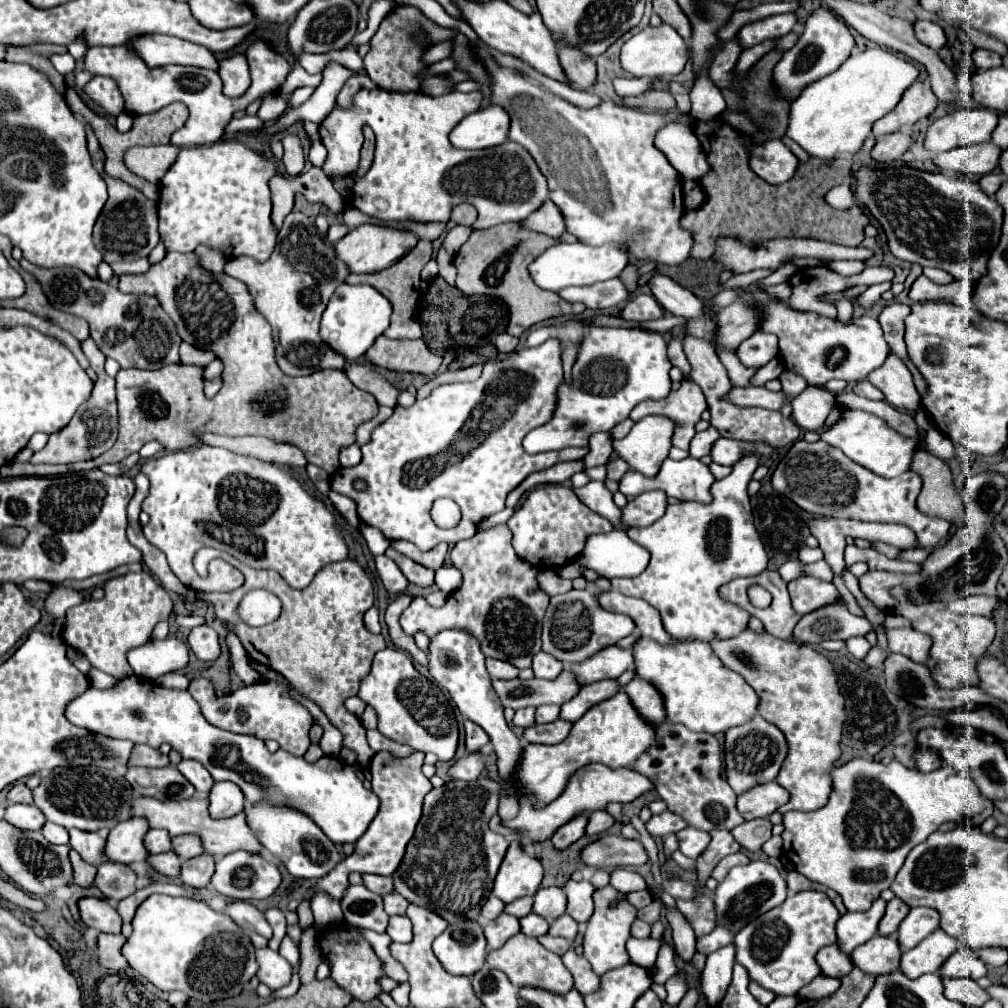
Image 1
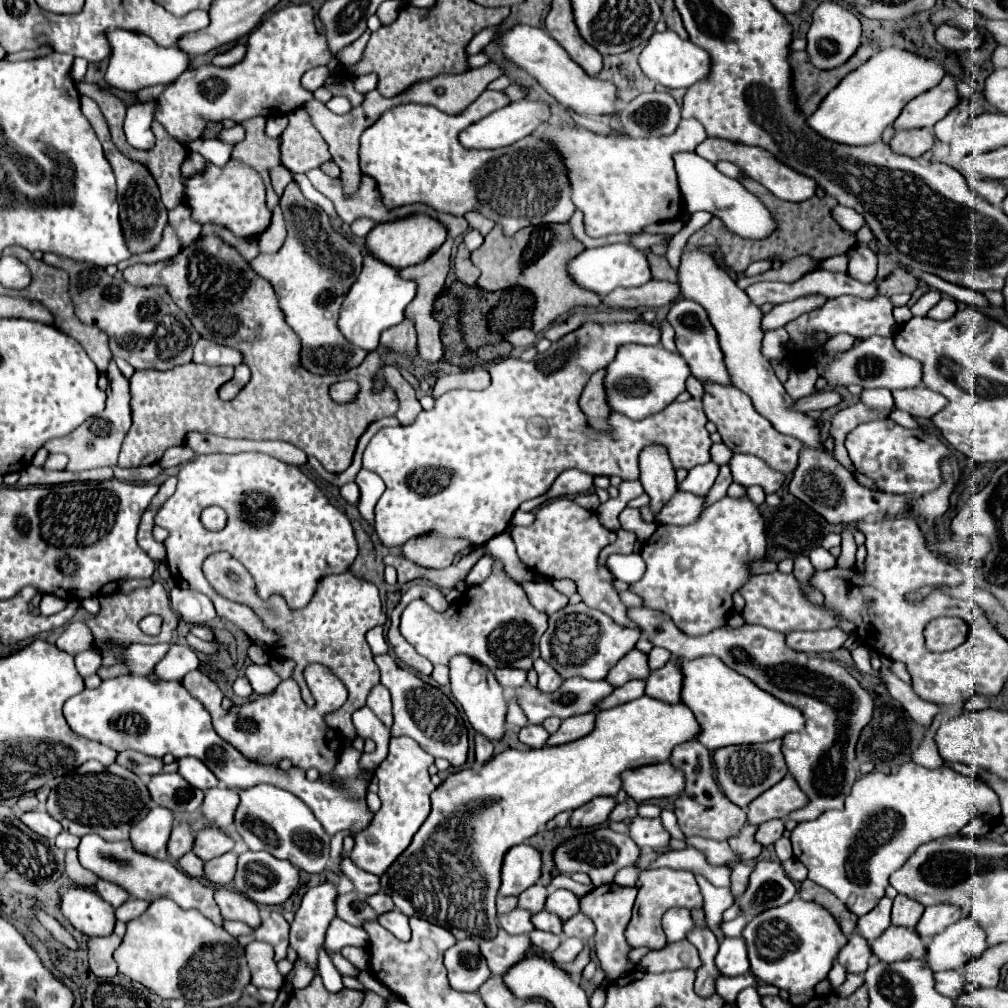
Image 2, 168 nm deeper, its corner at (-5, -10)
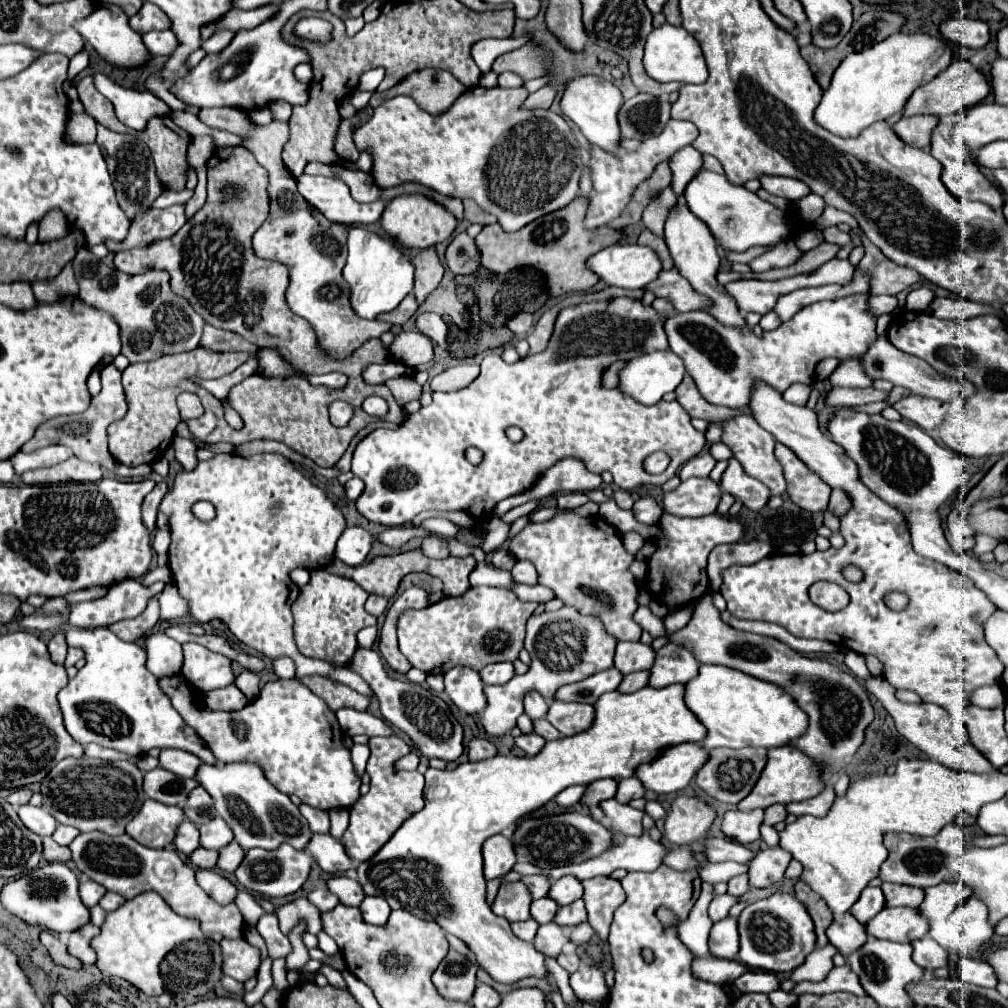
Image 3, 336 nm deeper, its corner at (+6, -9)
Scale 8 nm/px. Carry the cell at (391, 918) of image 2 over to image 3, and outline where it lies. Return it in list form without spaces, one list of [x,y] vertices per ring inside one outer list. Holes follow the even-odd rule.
[[[365,897],[359,909],[363,919],[373,925],[385,925],[391,913],[391,907],[385,903],[385,899],[377,899],[377,897]]]

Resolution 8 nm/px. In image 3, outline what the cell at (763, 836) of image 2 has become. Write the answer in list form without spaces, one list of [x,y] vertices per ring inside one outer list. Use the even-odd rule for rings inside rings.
[[[781,803],[769,805],[765,809],[765,823],[767,825],[777,825],[779,821],[785,821],[785,817],[787,817],[787,811],[785,811],[785,805],[781,805]]]

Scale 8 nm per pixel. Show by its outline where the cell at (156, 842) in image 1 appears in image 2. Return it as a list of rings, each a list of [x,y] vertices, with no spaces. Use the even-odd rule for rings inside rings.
[[[178,824],[176,828],[172,828],[172,834],[168,838],[168,856],[170,860],[178,860],[182,854],[190,852],[194,842],[194,834],[186,824]]]

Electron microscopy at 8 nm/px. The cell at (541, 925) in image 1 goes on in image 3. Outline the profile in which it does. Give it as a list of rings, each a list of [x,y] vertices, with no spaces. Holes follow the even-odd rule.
[[[541,897],[537,901],[531,903],[531,917],[537,921],[537,923],[549,923],[555,913],[557,913],[559,905],[555,899],[549,899],[549,897]]]

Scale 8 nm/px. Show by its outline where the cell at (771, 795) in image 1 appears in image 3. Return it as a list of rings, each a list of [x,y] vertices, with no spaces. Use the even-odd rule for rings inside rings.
[[[783,745],[783,747],[775,747],[767,751],[767,765],[761,771],[759,781],[755,783],[753,791],[737,805],[741,811],[751,811],[751,809],[765,809],[773,803],[793,803],[793,801],[805,801],[815,797],[817,793],[823,791],[823,769],[813,763],[813,759],[809,759],[805,753],[801,753],[801,749],[795,749],[791,745]]]

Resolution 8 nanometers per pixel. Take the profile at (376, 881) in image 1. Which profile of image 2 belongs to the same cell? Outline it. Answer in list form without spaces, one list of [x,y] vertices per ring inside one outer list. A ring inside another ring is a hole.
[[[344,858],[342,864],[340,864],[344,876],[348,876],[352,880],[352,884],[356,886],[356,890],[362,894],[362,896],[374,896],[376,892],[380,892],[380,878],[376,878],[374,874],[368,874],[360,868],[356,868],[352,864],[350,858]]]

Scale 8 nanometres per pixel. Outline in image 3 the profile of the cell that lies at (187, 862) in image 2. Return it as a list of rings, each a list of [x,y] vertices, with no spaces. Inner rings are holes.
[[[199,847],[197,851],[193,851],[189,855],[189,859],[199,869],[213,869],[217,865],[217,855],[219,855],[219,851],[209,851],[209,849]]]

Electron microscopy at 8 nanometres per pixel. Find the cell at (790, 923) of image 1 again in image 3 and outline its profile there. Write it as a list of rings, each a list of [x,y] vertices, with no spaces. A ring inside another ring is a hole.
[[[773,893],[767,899],[747,905],[739,915],[739,937],[739,961],[749,969],[763,969],[773,973],[793,971],[795,967],[799,967],[815,949],[817,939],[813,919],[809,917],[805,905],[789,893]]]

